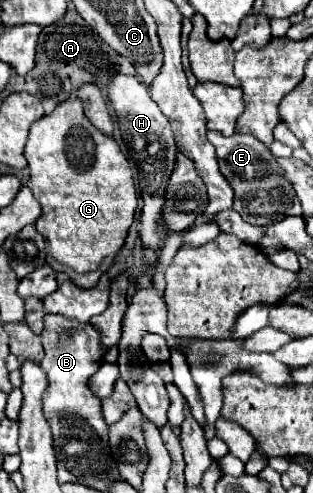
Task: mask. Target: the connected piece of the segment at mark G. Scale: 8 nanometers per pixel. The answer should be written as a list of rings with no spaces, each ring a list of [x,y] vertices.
[[[79,99],[59,103],[51,115],[45,115],[31,125],[25,157],[31,171],[31,191],[43,209],[35,229],[47,241],[47,265],[55,271],[67,273],[69,279],[81,289],[95,287],[99,277],[111,267],[117,251],[123,247],[135,219],[137,193],[127,157],[121,153],[115,139],[91,127]]]

